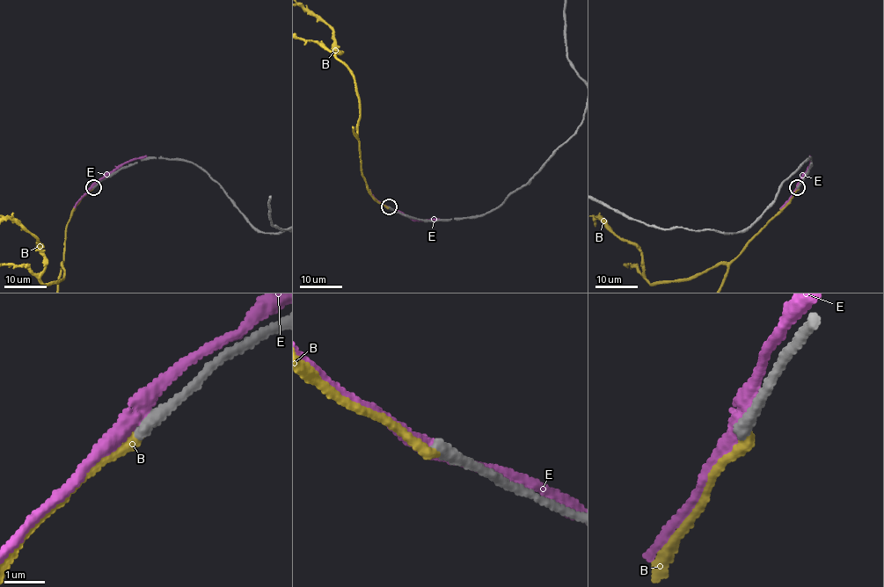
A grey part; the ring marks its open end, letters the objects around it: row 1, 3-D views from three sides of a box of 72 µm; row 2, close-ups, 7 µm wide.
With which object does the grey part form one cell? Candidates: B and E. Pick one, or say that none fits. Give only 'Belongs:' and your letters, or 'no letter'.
Belongs: no letter

